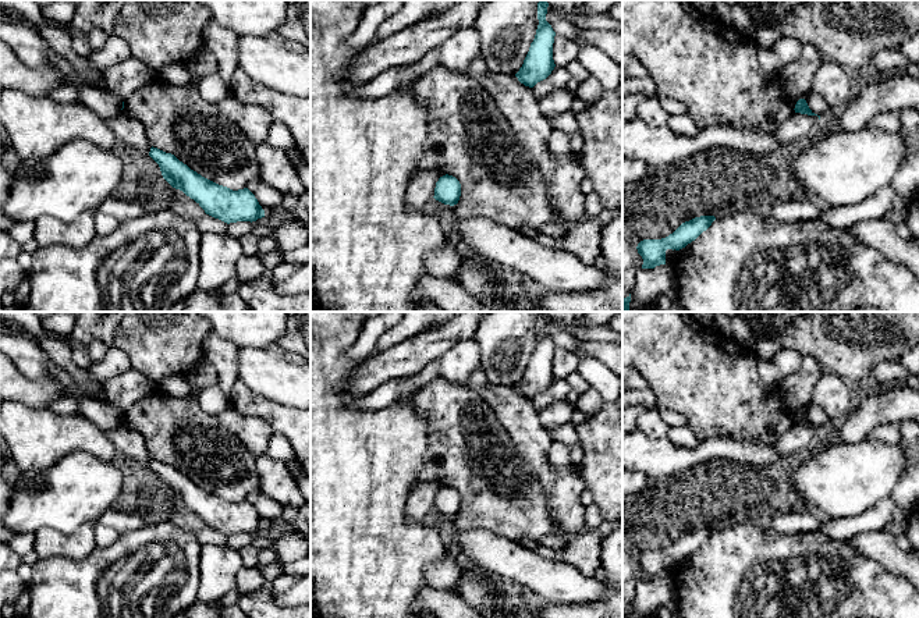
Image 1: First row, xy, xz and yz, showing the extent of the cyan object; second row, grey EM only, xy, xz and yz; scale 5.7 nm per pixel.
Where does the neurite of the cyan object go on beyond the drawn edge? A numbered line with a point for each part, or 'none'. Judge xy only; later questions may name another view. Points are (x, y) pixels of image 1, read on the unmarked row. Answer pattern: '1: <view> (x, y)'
none

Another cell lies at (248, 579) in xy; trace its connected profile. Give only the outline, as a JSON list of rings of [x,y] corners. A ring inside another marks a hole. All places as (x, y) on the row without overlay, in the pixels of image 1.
[[[242,566],[237,573],[237,592],[238,594],[252,593],[260,589],[265,583],[266,578],[262,575],[258,566],[248,568]]]

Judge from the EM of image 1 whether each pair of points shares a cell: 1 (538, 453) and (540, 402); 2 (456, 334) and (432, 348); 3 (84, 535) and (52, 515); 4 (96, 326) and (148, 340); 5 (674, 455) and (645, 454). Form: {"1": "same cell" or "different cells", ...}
{"1": "different cells", "2": "same cell", "3": "different cells", "4": "different cells", "5": "same cell"}

